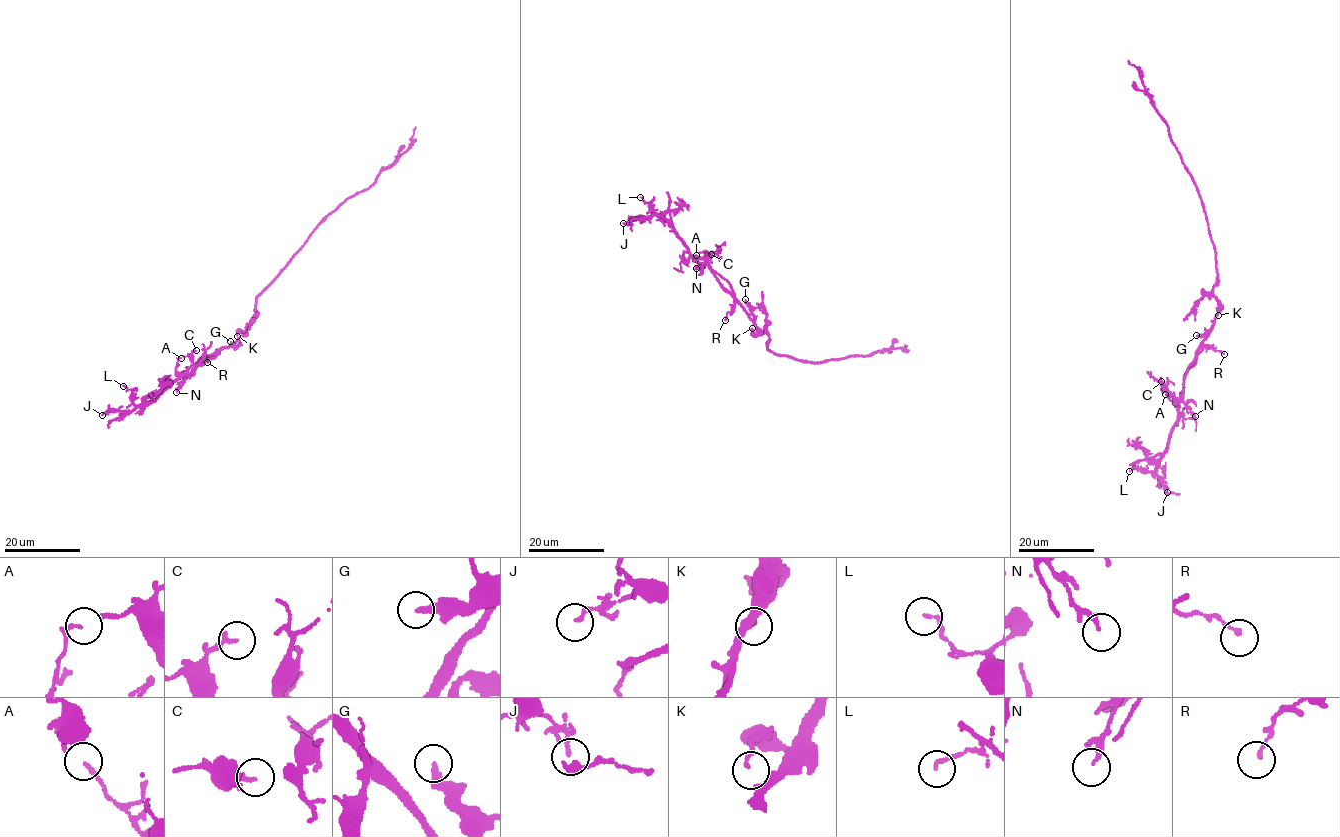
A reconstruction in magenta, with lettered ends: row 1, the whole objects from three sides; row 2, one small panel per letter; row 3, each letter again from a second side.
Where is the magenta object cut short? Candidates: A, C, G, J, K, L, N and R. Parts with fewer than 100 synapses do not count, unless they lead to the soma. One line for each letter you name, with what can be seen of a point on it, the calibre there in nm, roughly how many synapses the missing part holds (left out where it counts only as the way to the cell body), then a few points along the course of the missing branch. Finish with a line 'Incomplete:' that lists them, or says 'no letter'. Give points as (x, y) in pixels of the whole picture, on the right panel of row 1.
Incomplete: no letter

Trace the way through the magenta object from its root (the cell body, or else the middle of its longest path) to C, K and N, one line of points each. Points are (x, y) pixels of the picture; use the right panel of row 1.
C: (1217, 282), (1213, 293), (1218, 303), (1218, 311), (1201, 351), (1188, 368), (1184, 393), (1175, 399), (1161, 381)
K: (1217, 282), (1213, 293), (1222, 306), (1218, 315)
N: (1217, 282), (1213, 288), (1218, 303), (1215, 322), (1184, 379), (1182, 399), (1195, 416)

